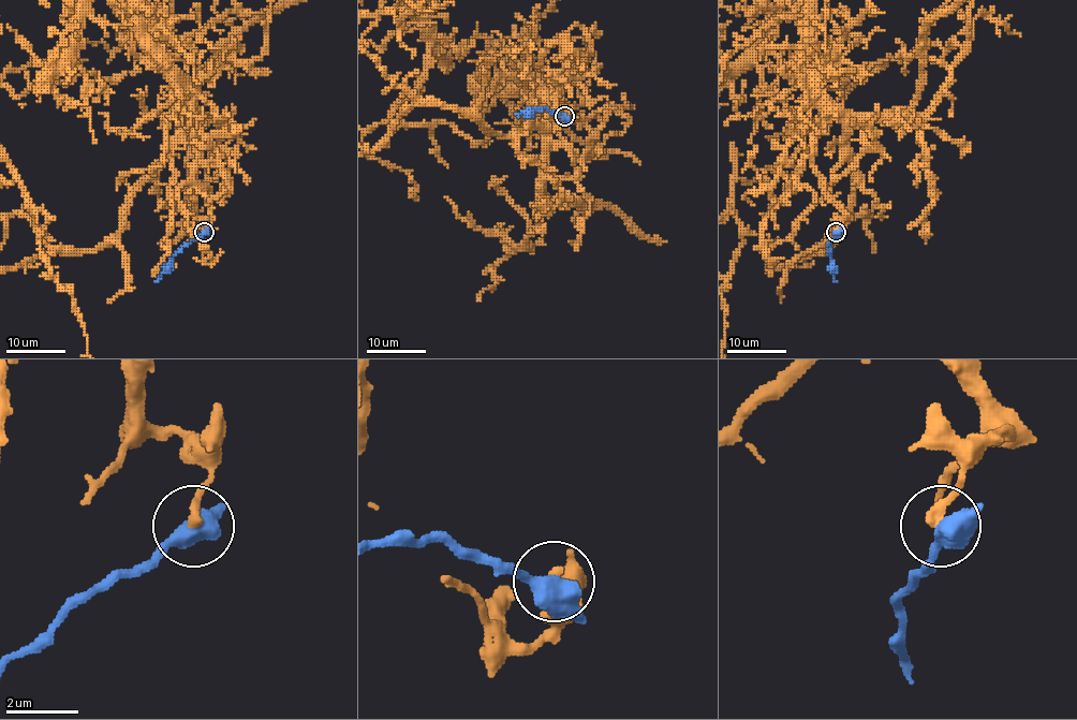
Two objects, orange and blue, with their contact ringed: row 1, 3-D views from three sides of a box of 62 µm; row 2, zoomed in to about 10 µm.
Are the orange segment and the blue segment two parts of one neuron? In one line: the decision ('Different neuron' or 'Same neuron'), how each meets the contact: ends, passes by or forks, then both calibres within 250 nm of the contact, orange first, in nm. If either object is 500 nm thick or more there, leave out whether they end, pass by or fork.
Different neuron. Thickness 260 nm (orange) against 550 nm

